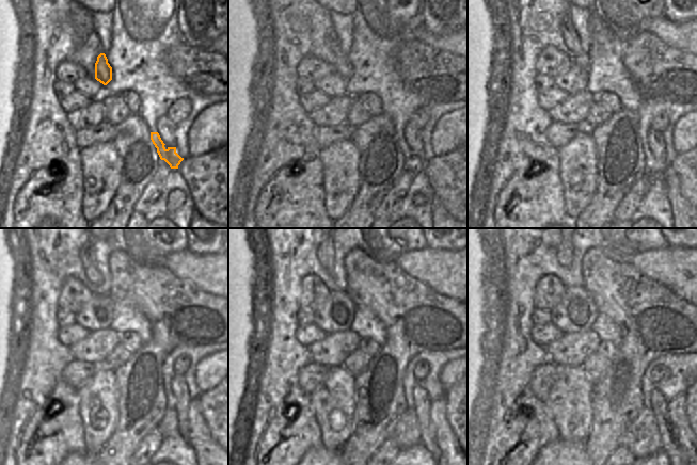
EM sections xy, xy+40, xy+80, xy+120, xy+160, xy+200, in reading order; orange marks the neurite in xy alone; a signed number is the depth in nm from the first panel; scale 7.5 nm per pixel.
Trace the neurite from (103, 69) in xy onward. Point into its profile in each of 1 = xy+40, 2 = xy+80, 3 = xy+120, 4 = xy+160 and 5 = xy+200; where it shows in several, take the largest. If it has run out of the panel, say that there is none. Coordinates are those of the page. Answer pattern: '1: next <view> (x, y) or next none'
1: next xy+40 (343, 66)
2: next xy+80 (580, 59)
3: next xy+120 (86, 252)
4: next xy+160 (326, 252)
5: next xy+200 (565, 254)

